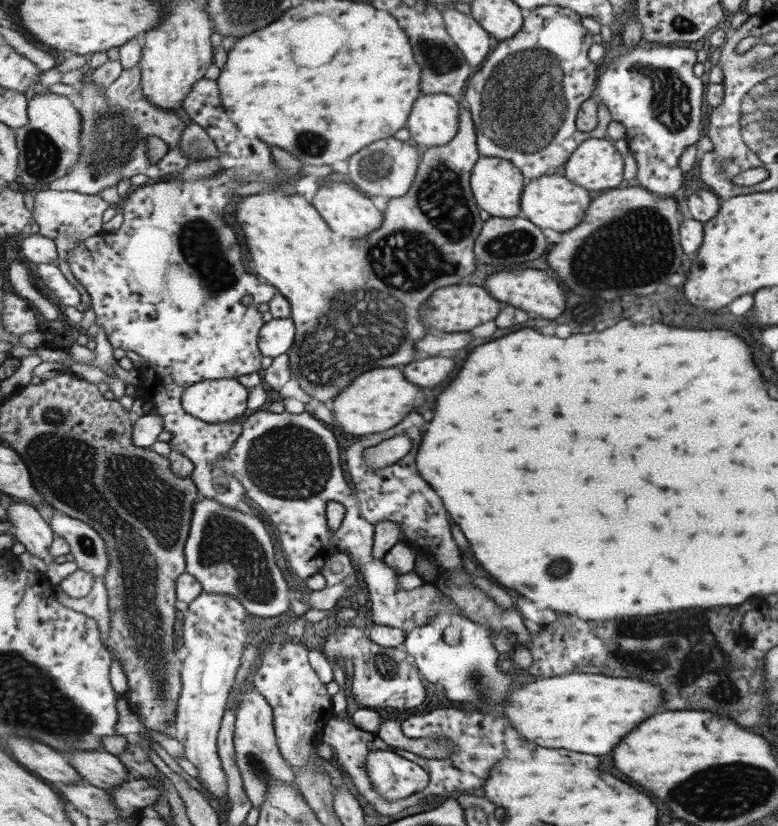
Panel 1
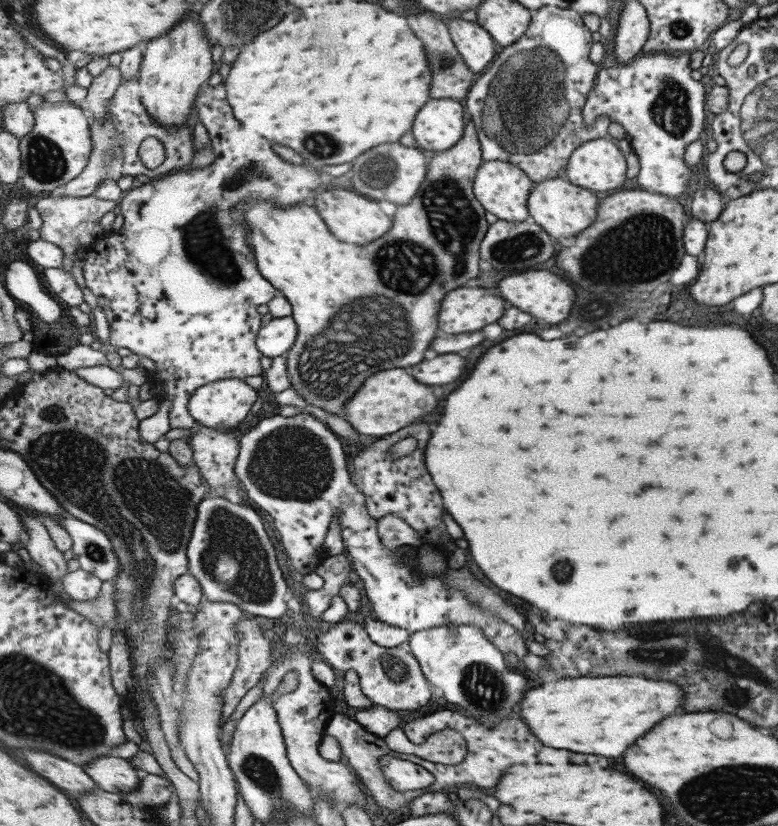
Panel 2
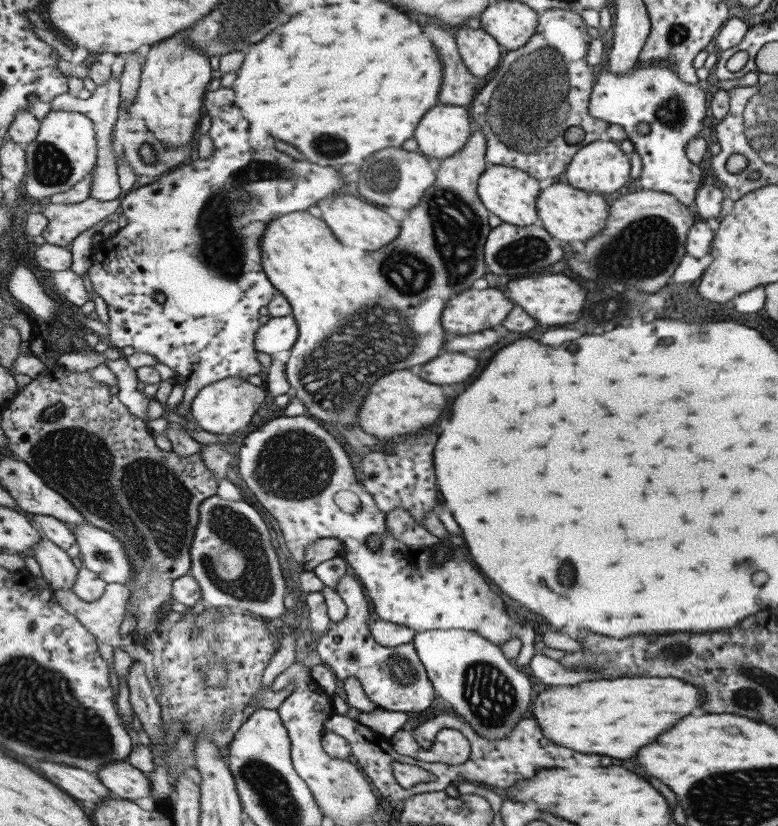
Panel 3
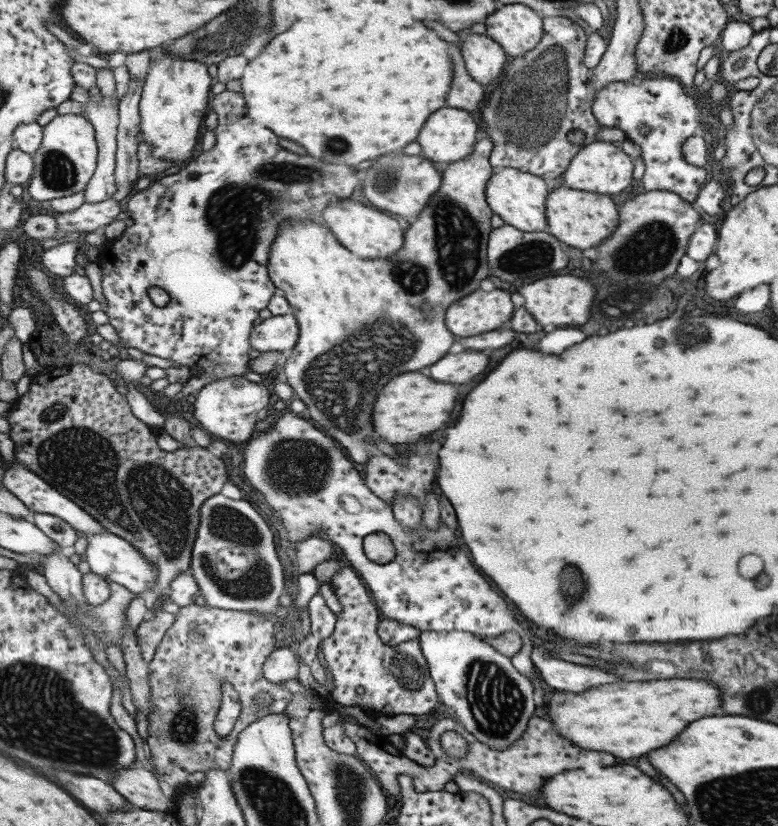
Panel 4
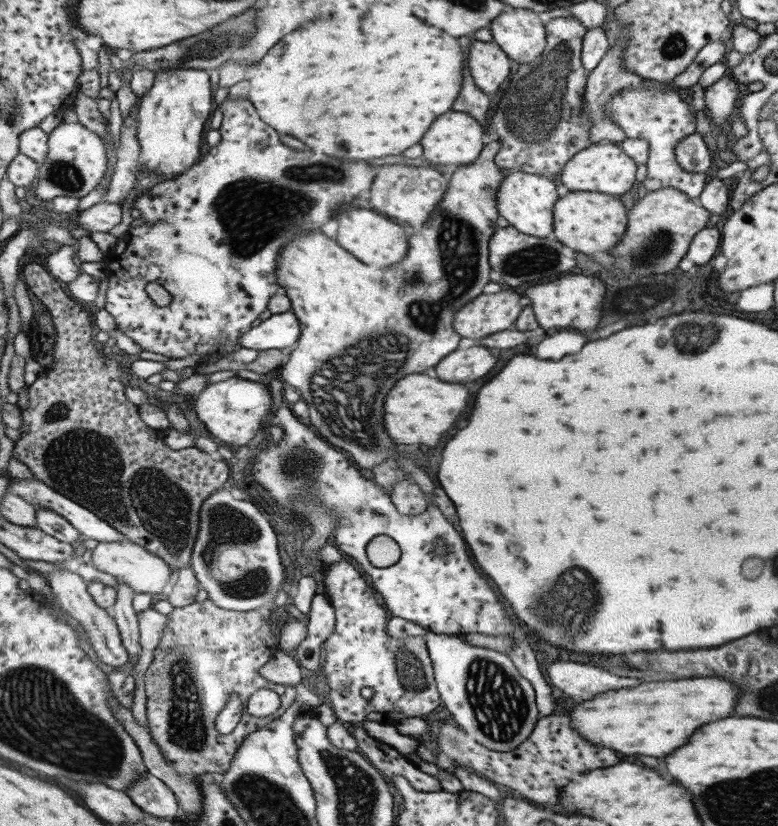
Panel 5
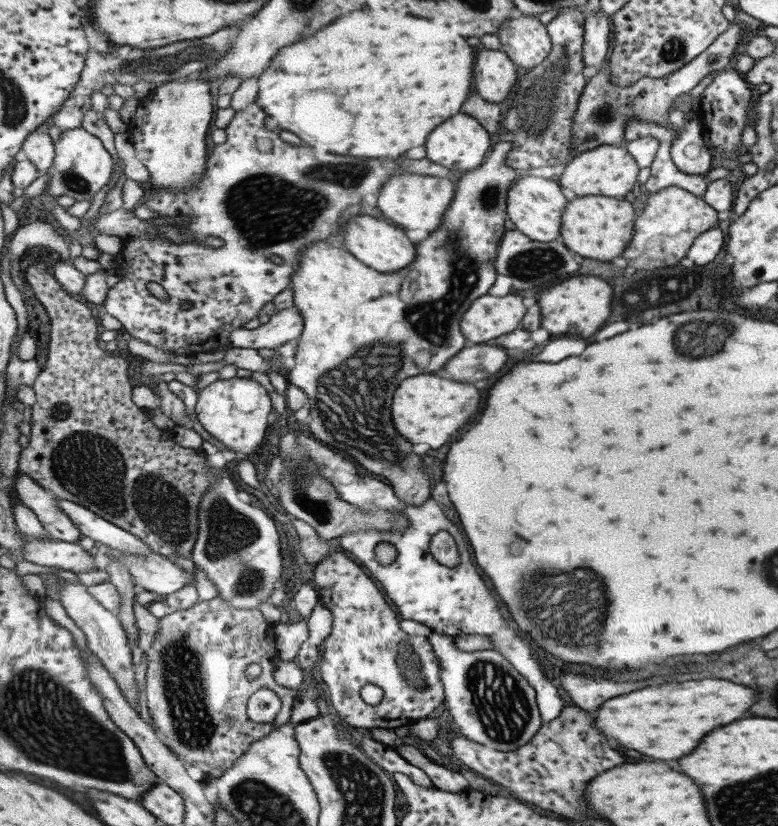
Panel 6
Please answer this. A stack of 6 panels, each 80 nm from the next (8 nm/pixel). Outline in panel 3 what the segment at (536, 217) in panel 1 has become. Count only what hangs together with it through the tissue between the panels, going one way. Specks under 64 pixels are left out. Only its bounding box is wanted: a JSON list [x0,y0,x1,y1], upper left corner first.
[537,181,610,243]

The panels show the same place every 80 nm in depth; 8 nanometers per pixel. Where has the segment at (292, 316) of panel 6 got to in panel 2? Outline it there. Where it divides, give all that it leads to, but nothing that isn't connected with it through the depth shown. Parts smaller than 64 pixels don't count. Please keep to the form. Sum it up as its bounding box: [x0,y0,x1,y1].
[257,316,298,359]

